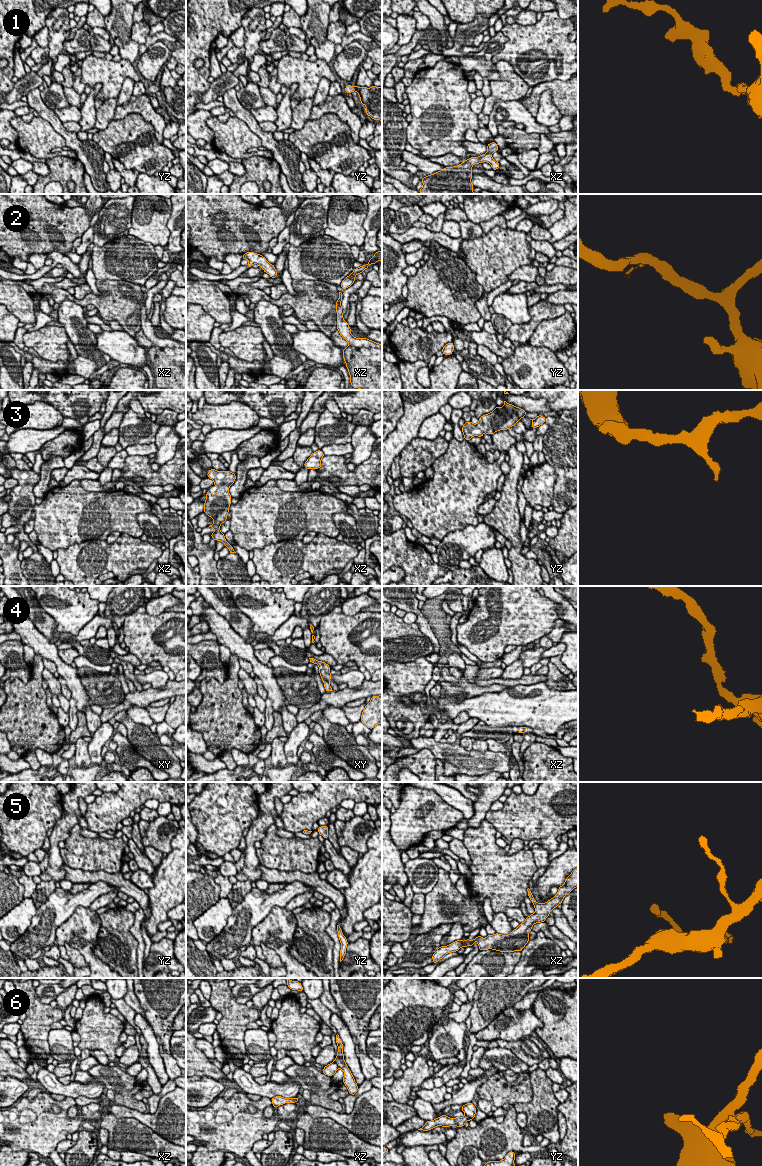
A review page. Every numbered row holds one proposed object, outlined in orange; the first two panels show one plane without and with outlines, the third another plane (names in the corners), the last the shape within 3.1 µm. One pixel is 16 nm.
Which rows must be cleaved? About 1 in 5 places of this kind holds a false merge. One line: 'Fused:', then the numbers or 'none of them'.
Fused: 4, 6

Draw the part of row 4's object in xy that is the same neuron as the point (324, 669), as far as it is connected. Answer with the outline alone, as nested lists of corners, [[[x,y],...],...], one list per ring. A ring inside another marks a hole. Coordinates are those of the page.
[[[309,658],[311,663],[317,664],[319,666],[319,673],[321,678],[330,682],[332,675],[330,674],[330,666],[322,661],[318,661],[315,658]]]

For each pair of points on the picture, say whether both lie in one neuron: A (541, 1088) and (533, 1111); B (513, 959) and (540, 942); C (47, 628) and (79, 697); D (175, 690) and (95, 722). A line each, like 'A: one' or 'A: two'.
A: one
B: two
C: two
D: two

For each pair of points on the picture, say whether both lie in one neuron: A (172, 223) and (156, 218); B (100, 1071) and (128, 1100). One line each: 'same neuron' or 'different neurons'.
A: different neurons
B: same neuron

